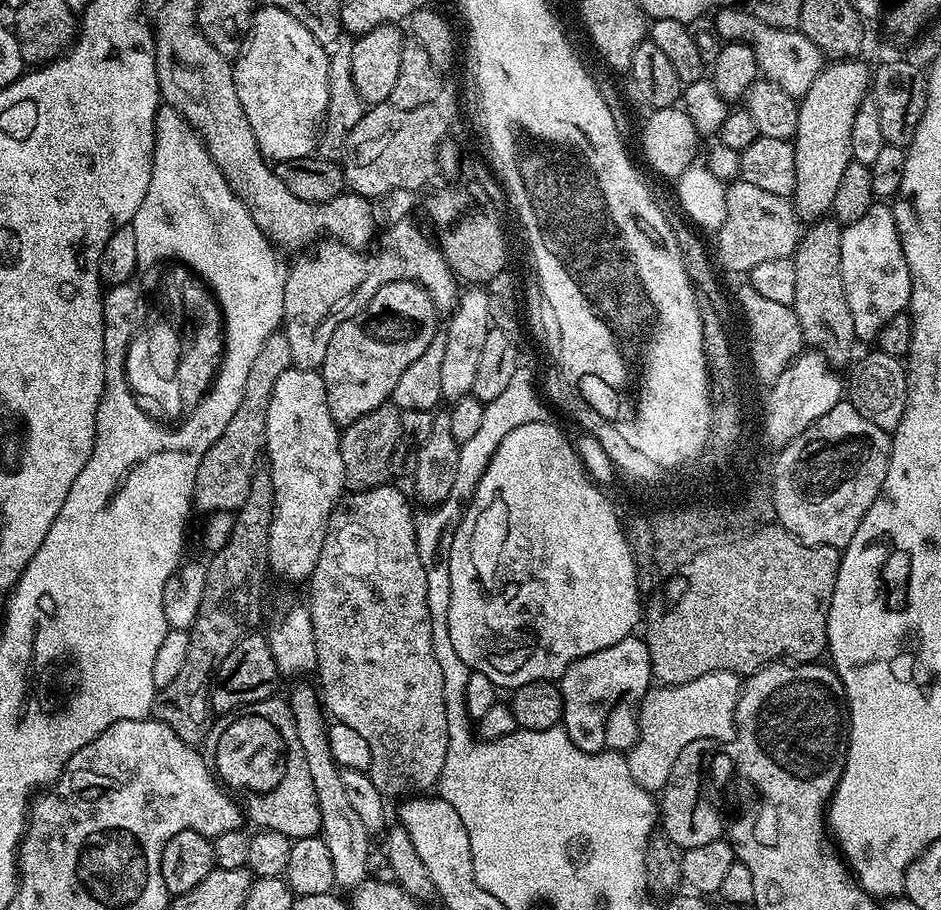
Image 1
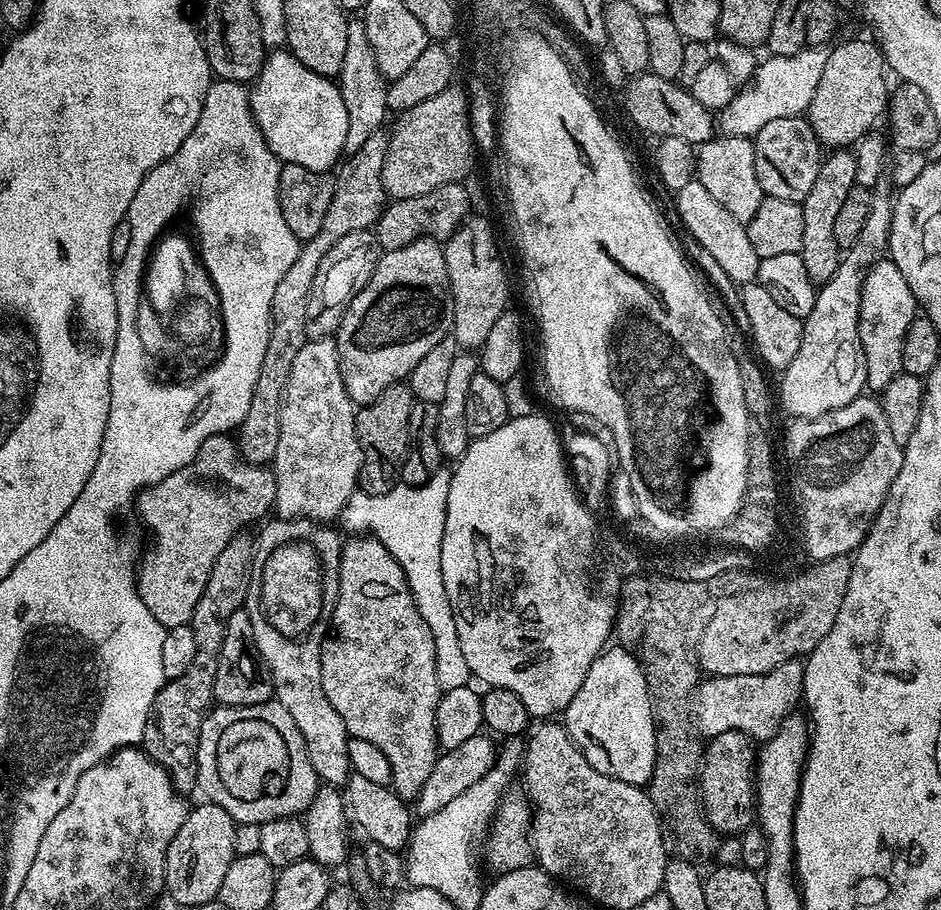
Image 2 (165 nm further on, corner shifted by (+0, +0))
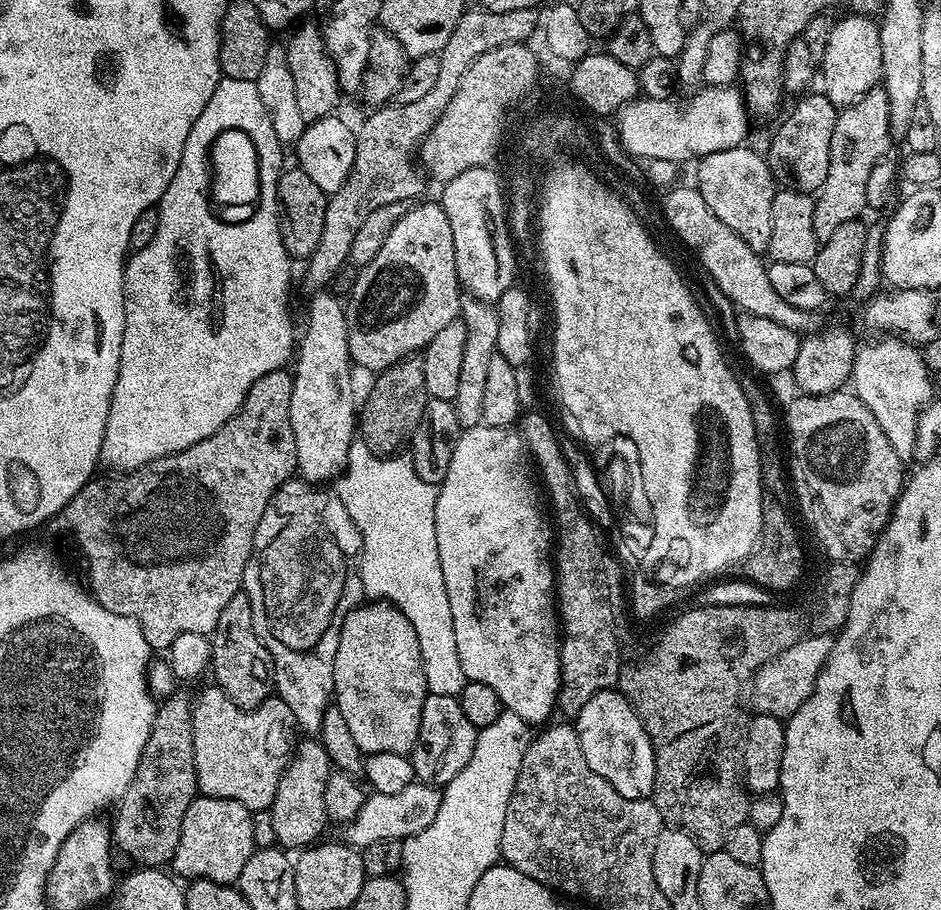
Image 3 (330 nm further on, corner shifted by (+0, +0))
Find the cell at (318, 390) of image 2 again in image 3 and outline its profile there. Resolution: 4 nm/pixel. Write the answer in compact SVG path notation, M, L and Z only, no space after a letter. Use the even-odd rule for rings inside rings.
M321 290L311 297L312 305L308 308L308 329L304 332L304 337L299 337L298 340L298 355L295 357L294 375L292 378L292 393L290 394L290 426L294 426L294 446L296 447L296 472L299 479L307 480L309 484L317 486L323 485L324 480L329 482L335 481L340 473L348 467L348 454L350 446L352 445L354 437L358 432L358 396L356 400L356 392L352 389L352 372L354 368L352 365L352 355L348 349L348 318L346 315L345 305L336 296L331 296L331 291Z

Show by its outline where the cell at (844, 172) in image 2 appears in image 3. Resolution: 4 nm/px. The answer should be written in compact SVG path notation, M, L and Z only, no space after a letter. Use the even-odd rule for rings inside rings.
M883 86L872 88L858 102L848 108L837 111L834 122L834 135L830 138L830 171L826 182L822 182L820 191L814 199L814 234L817 241L824 241L842 226L842 222L861 219L868 208L866 202L866 182L870 179L870 170L889 155L894 147L890 130L890 102L886 98Z

